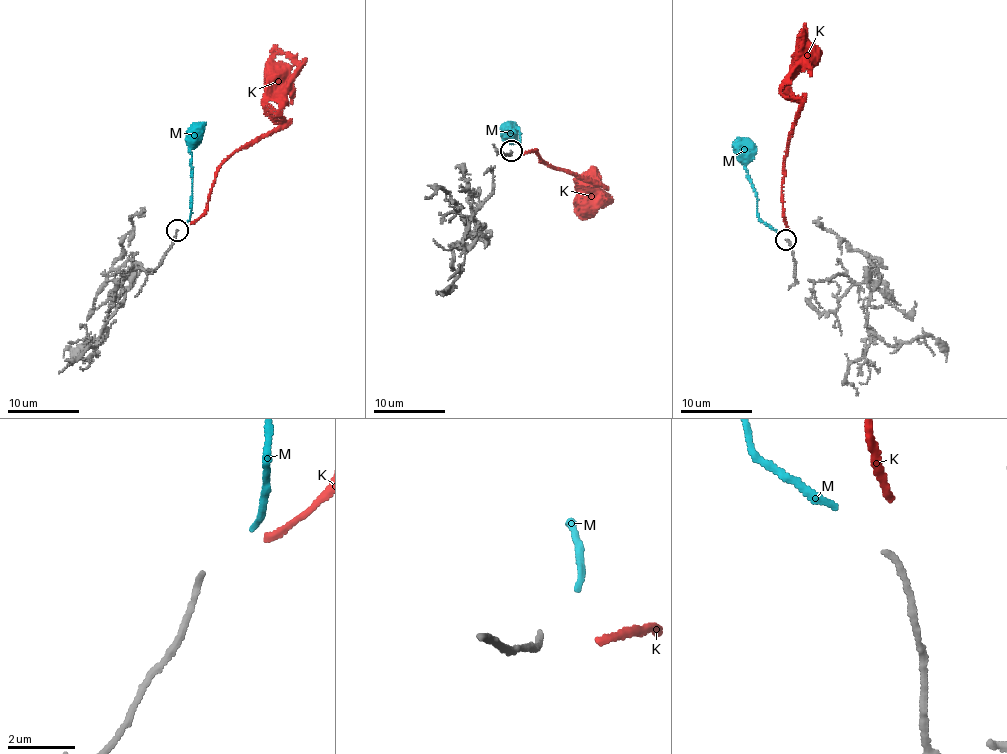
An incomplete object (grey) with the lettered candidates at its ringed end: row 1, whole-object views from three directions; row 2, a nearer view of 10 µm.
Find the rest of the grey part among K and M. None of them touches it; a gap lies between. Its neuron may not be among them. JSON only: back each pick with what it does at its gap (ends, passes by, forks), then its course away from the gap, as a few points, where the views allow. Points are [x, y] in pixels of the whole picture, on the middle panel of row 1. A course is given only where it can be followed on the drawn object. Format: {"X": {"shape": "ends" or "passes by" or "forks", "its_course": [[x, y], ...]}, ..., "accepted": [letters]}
{"M": {"shape": "ends", "its_course": [[518, 141], [518, 128], [514, 133], [507, 129], [506, 131], [517, 127]]}, "accepted": ["M"]}

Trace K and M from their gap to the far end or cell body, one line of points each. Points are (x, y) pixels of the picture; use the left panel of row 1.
K: (191, 223), (206, 208), (216, 169), (236, 151), (279, 125), (265, 105), (265, 89), (274, 68), (275, 75)
M: (187, 222), (191, 203), (190, 143), (205, 122)

